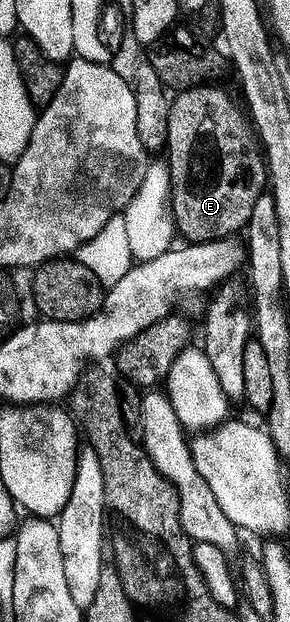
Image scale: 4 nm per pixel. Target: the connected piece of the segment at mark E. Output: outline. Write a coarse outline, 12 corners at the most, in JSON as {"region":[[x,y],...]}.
{"region":[[211,83],[168,110],[181,238],[247,230],[270,185],[249,114]]}

